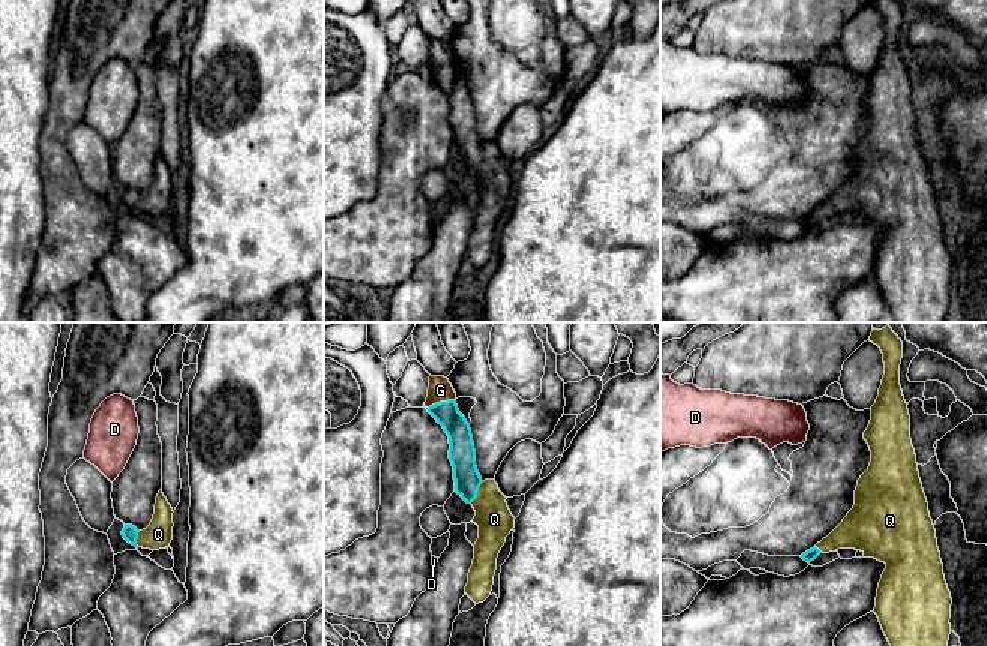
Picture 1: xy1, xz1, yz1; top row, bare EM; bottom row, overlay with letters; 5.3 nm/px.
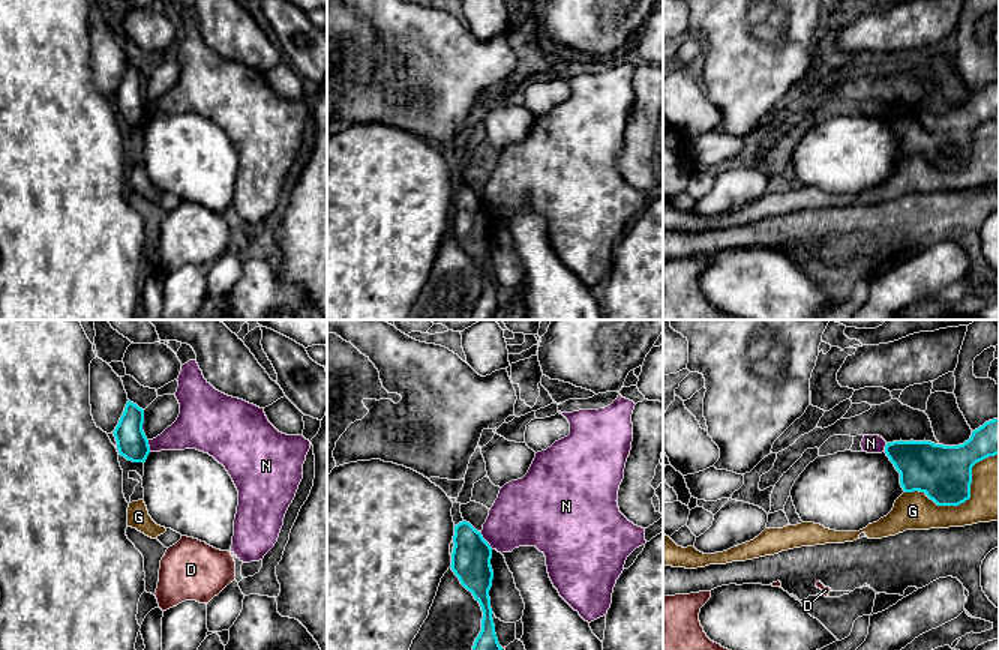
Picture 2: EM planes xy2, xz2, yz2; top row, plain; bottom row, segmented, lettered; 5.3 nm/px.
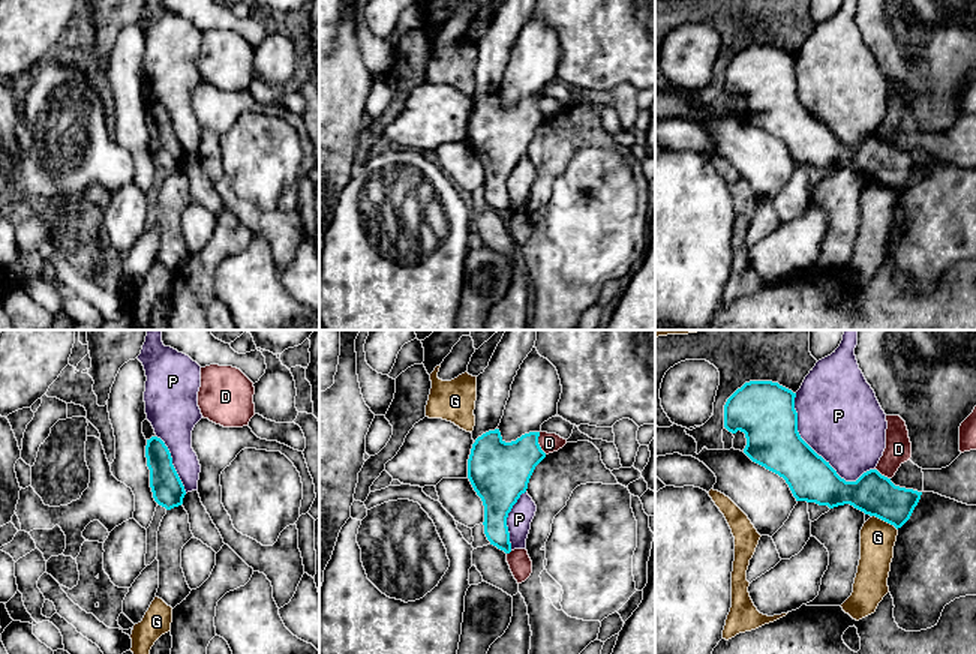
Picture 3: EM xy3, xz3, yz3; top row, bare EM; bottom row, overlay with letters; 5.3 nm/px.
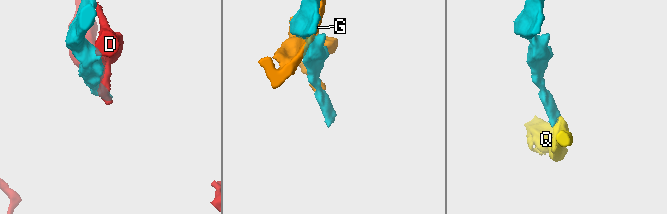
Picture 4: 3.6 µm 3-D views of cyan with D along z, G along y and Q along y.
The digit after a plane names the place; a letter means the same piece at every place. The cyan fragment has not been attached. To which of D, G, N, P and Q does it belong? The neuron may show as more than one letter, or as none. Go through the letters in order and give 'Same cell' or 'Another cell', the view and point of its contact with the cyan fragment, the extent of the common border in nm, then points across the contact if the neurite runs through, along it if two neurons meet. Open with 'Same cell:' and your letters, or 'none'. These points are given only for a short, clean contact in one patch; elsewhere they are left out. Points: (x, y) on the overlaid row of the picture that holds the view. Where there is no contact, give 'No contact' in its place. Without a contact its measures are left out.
Same cell: Q
D: Another cell. Touches cyan at xz3 (537, 443). Shared border 130 nm
G: Another cell. Touches cyan at yz2 (965, 500). Shared border 550 nm
N: Another cell. Touches cyan at xz2 (485, 541). Shared border 110 nm. Boundary: xz2 (480, 533), (492, 548)
P: Another cell. Touches cyan at yz3 (814, 452). Shared border 600 nm
Q: Same cell. Touches cyan at xz1 (477, 490). Shared border 140 nm. Path across: xz1 (467, 480), (477, 490), (488, 501), (494, 519)

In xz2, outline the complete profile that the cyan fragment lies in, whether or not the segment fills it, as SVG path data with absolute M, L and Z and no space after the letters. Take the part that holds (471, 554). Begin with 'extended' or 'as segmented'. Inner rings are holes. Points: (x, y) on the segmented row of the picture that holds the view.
as segmented; M470 522L454 525L452 570L460 584L472 593L483 611L482 630L472 650L502 650L495 633L489 590L494 570L490 566L492 548Z

